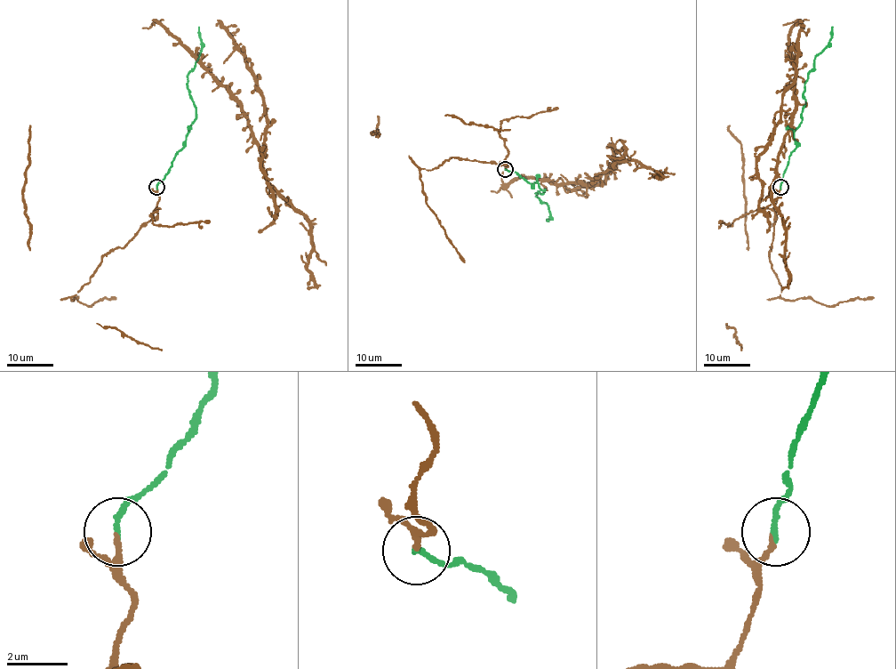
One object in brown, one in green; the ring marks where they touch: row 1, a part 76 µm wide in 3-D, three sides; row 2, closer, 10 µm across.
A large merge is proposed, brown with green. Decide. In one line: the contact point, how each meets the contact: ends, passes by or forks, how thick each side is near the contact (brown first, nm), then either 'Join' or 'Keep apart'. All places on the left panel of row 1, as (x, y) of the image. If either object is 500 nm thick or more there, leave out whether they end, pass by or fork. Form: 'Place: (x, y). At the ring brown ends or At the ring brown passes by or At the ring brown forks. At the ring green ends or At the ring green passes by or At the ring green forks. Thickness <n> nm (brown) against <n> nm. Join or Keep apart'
Place: (156, 187). At the ring brown ends. At the ring green ends. Thickness 150 nm (brown) against 200 nm. Join

